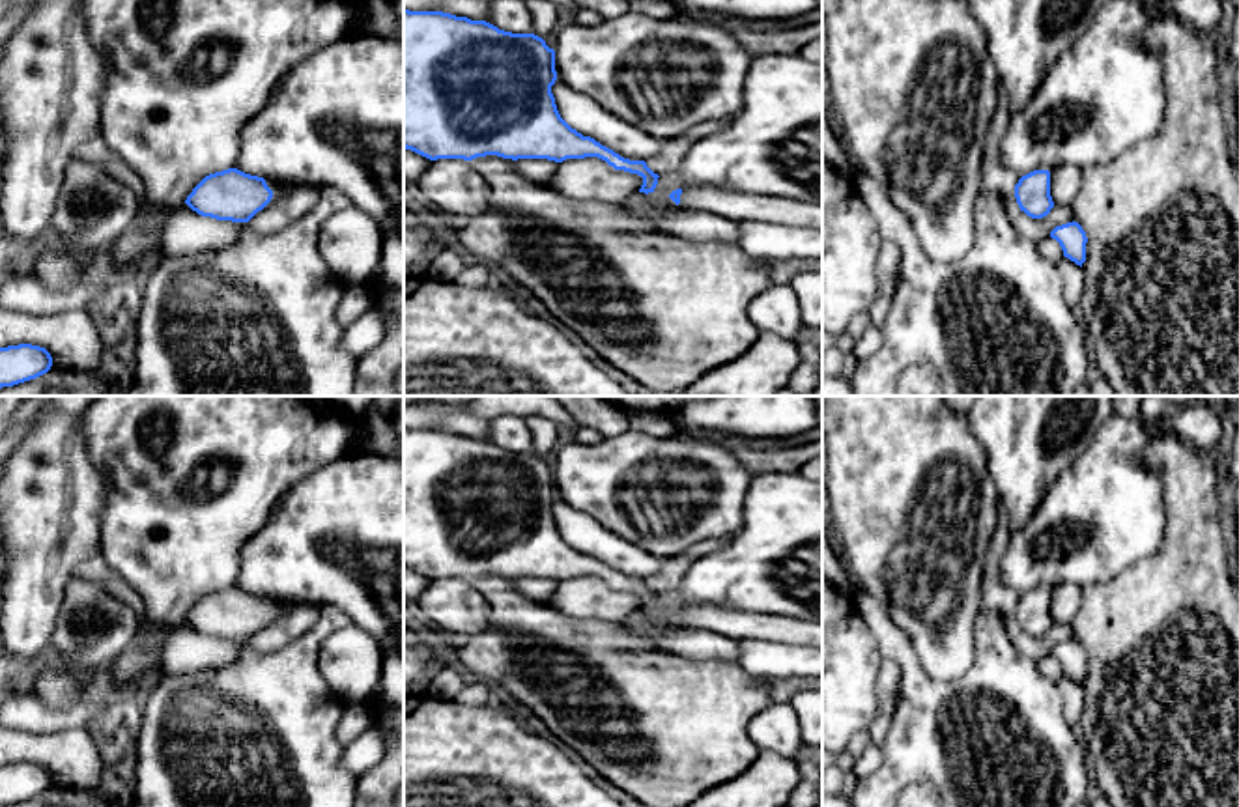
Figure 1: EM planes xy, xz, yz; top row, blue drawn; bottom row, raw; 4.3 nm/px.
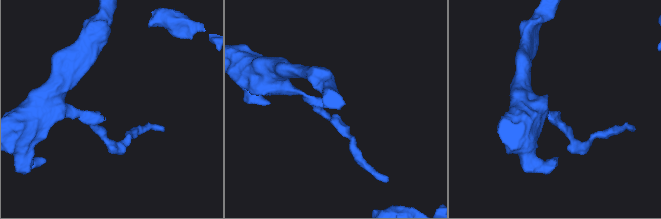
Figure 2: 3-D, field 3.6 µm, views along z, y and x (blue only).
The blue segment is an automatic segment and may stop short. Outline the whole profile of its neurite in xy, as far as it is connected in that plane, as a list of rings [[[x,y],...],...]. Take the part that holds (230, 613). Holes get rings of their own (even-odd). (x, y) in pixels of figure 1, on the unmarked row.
[[[228,587],[206,594],[185,622],[202,635],[249,641],[271,618],[295,605],[299,603]]]

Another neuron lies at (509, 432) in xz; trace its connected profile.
[[[503,415],[490,420],[486,441],[512,452],[533,452],[533,435],[520,415]]]

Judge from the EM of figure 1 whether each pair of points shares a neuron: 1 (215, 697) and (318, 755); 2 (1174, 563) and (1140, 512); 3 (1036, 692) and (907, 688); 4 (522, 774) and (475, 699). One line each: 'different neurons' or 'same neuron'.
1: same neuron
2: different neurons
3: same neuron
4: different neurons

